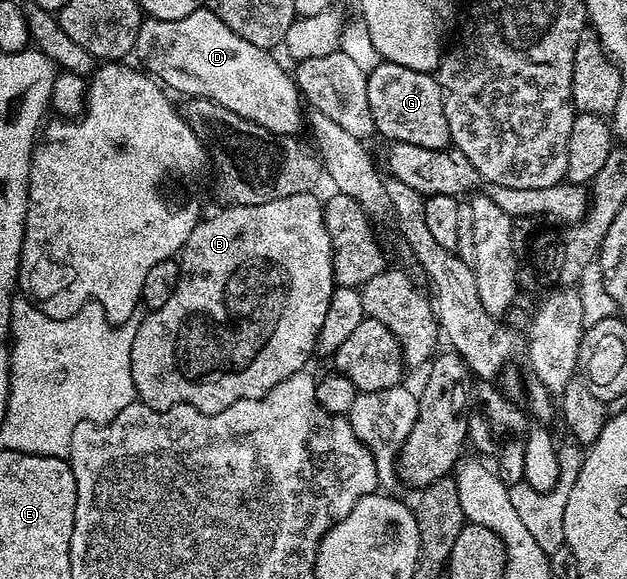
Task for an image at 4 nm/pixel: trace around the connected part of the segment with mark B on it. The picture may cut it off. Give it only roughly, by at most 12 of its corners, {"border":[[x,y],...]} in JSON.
{"border":[[317,193],[223,205],[138,322],[137,401],[219,414],[307,369]]}

